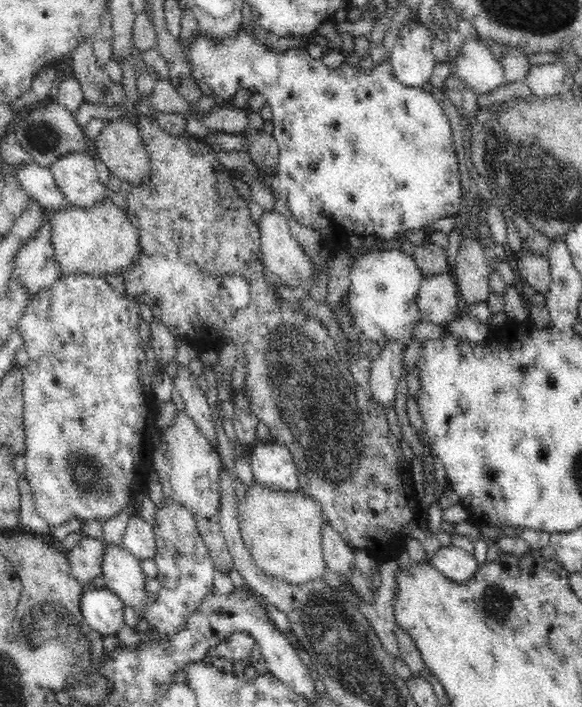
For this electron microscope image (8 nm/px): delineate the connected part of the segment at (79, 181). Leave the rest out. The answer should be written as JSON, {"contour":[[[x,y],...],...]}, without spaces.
{"contour":[[[71,152],[62,155],[50,167],[57,187],[73,206],[90,210],[106,200],[106,186],[100,182],[94,157]]]}

